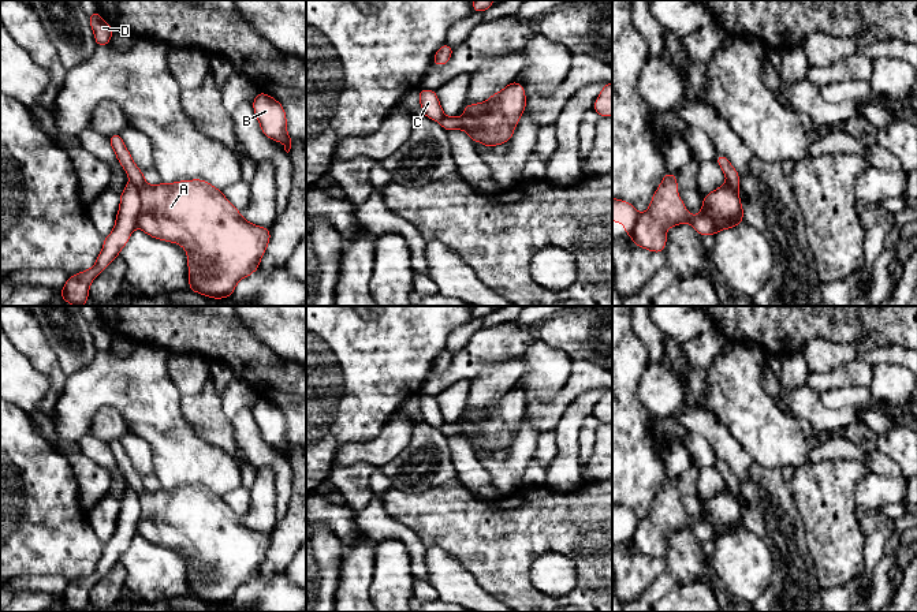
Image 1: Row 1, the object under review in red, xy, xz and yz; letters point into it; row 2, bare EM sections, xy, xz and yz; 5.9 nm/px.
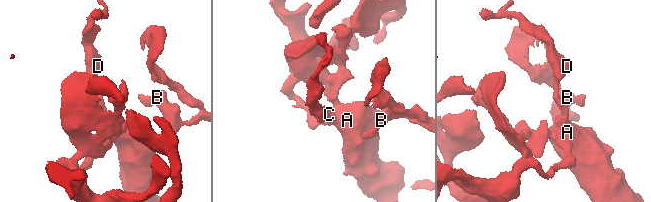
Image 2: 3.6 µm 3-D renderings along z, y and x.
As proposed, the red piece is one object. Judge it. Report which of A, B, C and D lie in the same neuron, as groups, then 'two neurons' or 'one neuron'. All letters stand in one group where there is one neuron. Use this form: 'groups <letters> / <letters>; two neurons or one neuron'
groups A B D / C; two neurons

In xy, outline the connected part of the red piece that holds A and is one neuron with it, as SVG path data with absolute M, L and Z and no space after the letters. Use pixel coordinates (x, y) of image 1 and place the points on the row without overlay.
M113 440L108 447L139 497L138 534L186 556L189 596L213 605L228 604L239 586L258 576L271 534L245 526L223 497L206 486L150 492L122 441Z

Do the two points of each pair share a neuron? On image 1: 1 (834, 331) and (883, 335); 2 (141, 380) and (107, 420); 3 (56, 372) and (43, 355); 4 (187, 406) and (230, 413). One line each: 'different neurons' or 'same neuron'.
1: same neuron
2: different neurons
3: same neuron
4: different neurons

